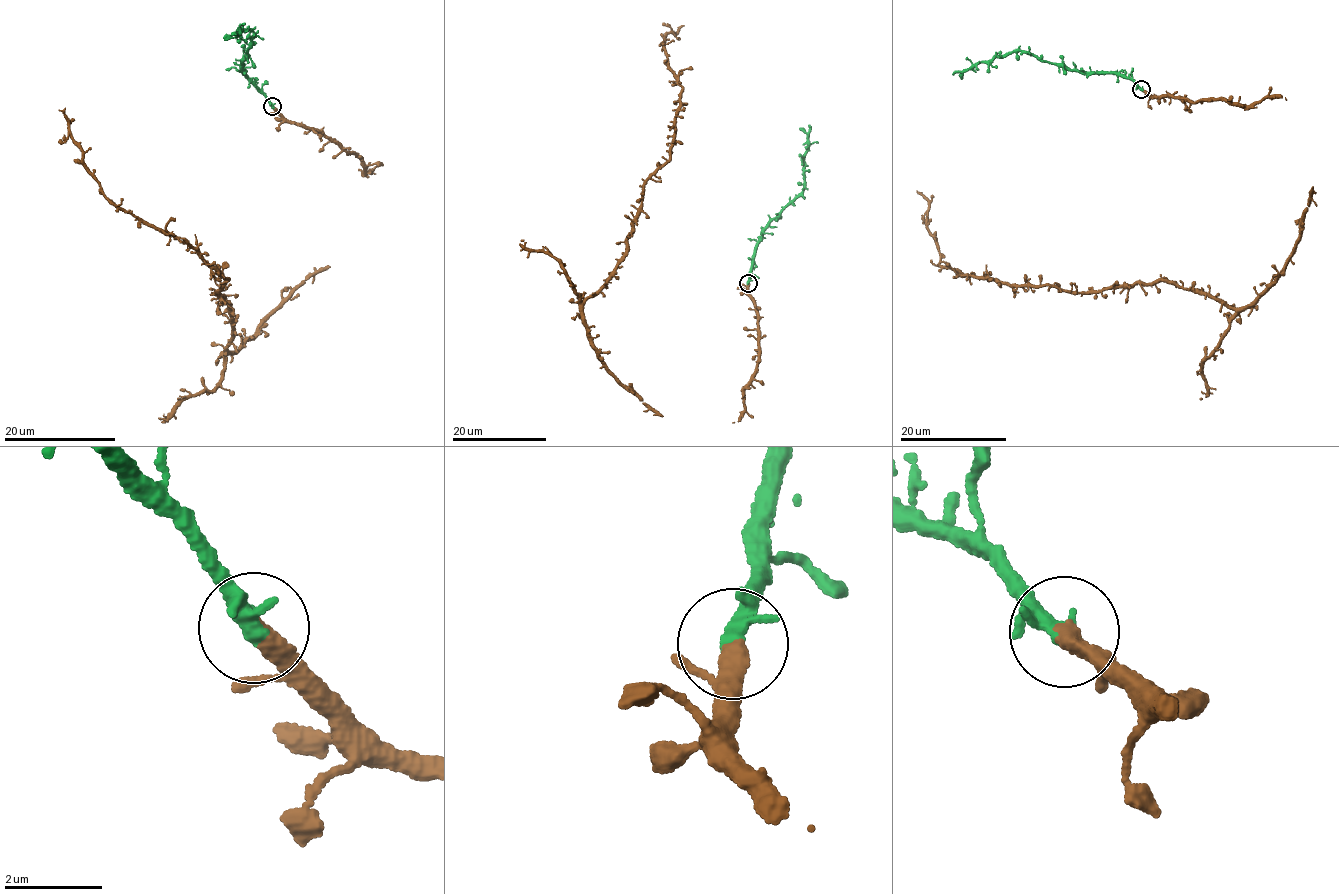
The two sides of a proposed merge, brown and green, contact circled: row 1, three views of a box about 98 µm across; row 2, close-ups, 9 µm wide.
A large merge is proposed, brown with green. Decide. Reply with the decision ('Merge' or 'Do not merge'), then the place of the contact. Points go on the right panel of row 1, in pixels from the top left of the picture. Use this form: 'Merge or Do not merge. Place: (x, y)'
Merge. Place: (1141, 89)

